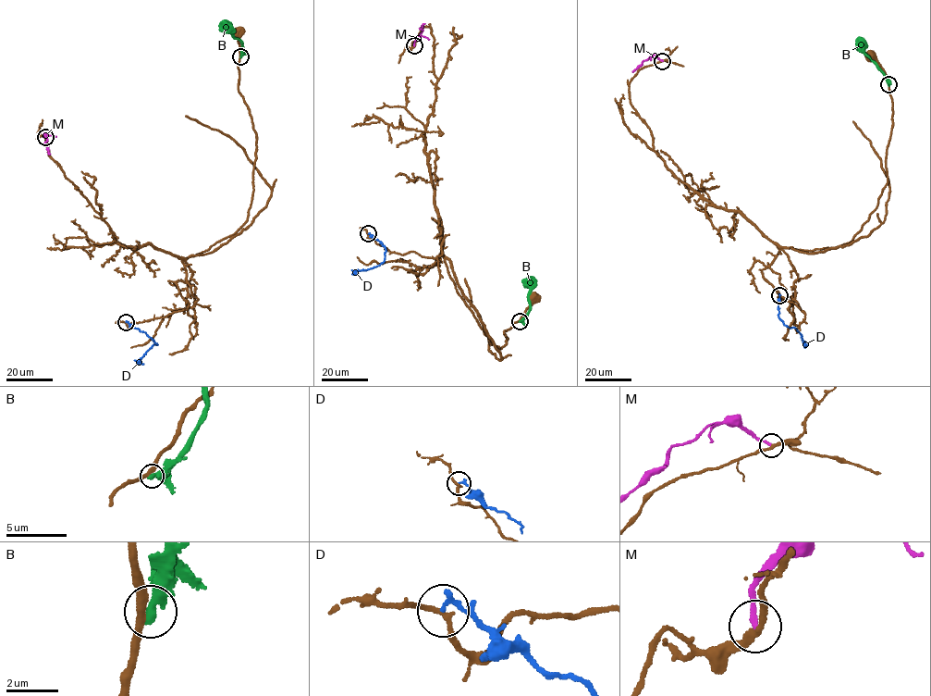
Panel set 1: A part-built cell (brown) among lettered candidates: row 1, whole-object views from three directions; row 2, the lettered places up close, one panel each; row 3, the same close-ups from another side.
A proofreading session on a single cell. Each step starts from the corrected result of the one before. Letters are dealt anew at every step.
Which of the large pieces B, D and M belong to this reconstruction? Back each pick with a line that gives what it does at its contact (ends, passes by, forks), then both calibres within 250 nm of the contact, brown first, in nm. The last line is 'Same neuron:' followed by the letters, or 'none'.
Same neuron: none

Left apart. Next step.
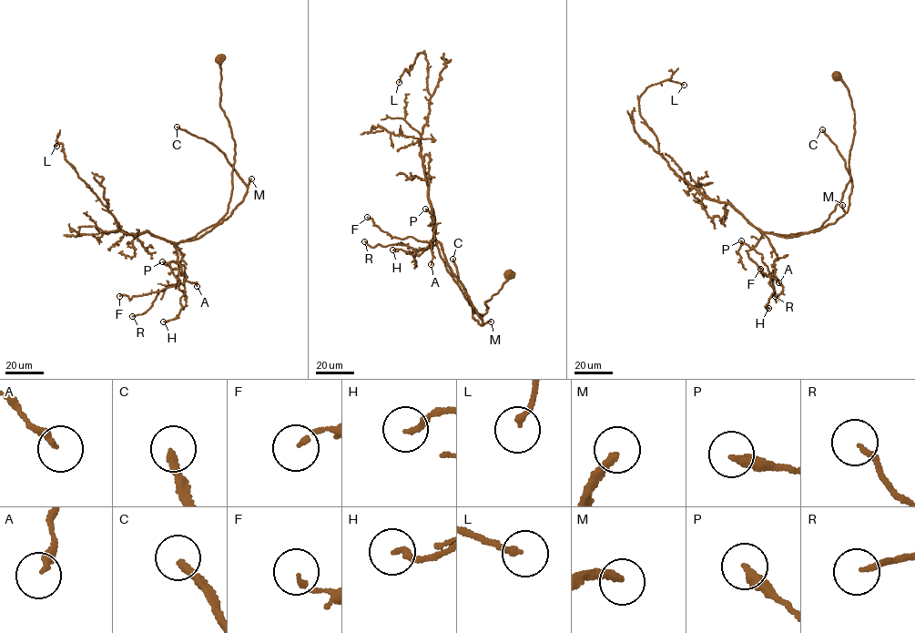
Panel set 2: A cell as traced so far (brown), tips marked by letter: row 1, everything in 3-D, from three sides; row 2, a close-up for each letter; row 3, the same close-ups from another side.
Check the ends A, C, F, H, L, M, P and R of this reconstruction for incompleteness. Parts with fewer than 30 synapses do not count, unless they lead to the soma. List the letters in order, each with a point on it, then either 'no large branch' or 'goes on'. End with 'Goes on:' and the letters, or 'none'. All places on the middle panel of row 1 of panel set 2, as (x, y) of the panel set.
A: (431, 264) | no large branch
C: (452, 259) | goes on
F: (367, 217) | no large branch
H: (392, 250) | no large branch
L: (399, 82) | no large branch
M: (491, 321) | goes on
P: (425, 209) | no large branch
R: (364, 241) | no large branch
Goes on: C, M

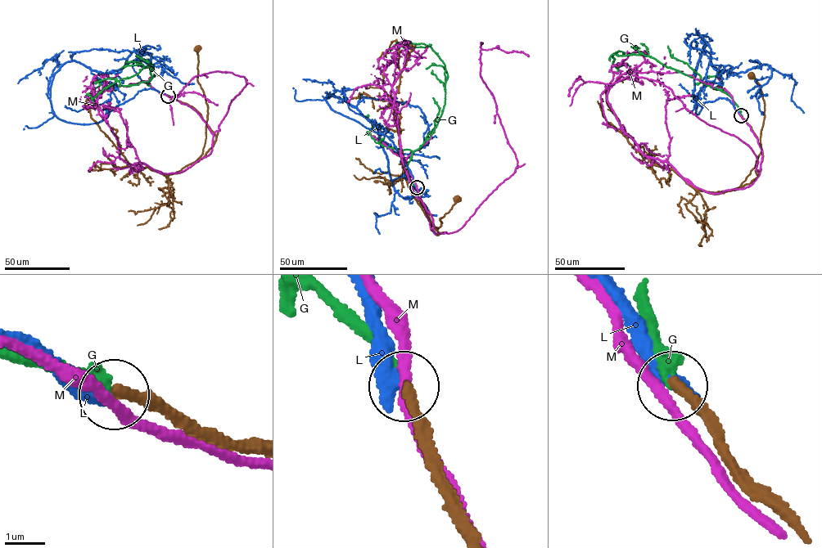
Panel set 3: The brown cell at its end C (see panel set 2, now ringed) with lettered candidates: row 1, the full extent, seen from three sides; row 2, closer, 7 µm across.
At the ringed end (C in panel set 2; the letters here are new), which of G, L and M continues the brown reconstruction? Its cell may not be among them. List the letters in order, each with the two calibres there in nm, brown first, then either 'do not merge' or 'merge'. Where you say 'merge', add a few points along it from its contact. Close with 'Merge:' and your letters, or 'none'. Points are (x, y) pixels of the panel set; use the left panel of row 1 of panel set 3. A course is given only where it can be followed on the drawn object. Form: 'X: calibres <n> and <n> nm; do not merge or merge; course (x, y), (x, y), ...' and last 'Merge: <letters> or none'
G: calibres 240 and 280 nm; merge; course (168, 96), (147, 84), (146, 81), (155, 73), (148, 67), (104, 88), (93, 97), (88, 94)
L: calibres 260 and 480 nm; do not merge
M: calibres 240 and 240 nm; do not merge
Merge: G

